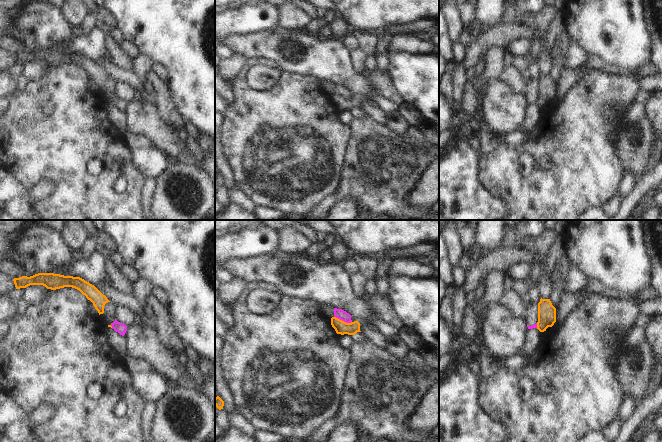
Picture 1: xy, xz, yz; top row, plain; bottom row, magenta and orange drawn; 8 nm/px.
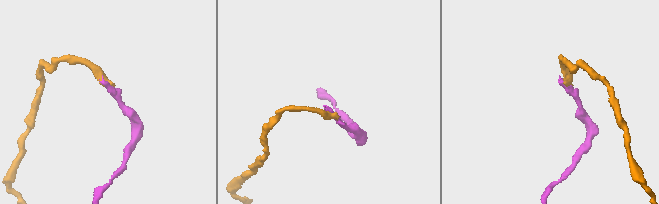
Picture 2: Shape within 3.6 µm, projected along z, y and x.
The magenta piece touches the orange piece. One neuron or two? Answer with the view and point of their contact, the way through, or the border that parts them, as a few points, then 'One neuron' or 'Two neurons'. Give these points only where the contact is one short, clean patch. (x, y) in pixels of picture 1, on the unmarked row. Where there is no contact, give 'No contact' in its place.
Touches magenta at xz (343, 96). Boundary: xz (334, 92), (346, 98), (351, 98). Two neurons

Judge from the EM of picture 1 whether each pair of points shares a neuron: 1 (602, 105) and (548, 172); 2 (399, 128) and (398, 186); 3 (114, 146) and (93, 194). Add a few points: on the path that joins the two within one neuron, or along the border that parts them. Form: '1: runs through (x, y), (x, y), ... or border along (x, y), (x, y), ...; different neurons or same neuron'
1: runs through (586, 122), (575, 139), (574, 146), (565, 155); same neuron
2: border along (385, 125), (399, 134), (406, 135); different neurons
3: runs through (114, 158), (114, 166), (103, 182); same neuron

